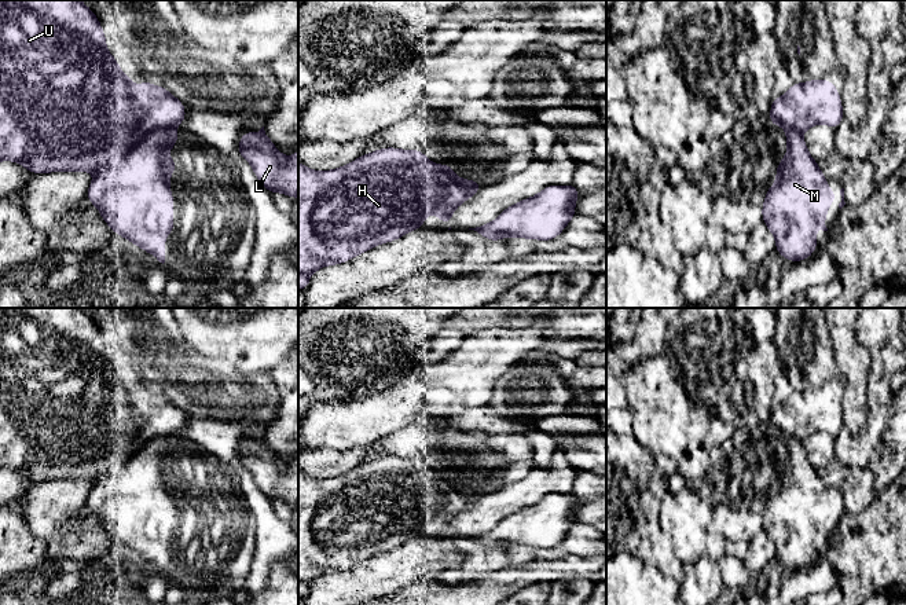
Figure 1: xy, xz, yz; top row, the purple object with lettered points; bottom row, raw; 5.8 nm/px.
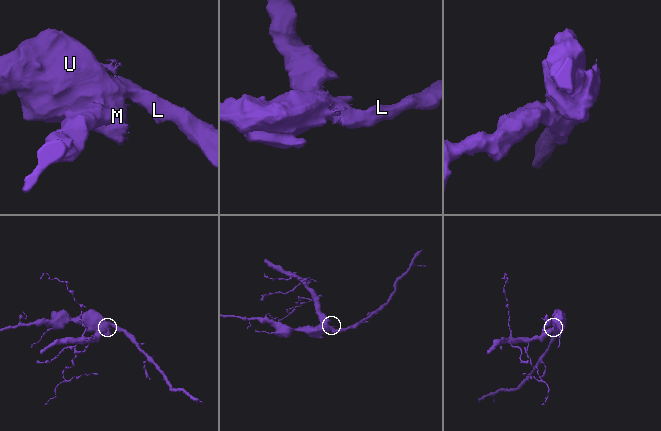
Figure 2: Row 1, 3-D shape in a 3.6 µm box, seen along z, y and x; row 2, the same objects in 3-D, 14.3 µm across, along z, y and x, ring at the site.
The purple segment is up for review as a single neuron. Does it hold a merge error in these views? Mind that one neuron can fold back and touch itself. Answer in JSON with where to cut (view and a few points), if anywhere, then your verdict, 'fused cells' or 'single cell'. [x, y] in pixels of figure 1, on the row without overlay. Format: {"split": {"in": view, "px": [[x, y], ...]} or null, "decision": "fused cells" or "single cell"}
{"split": {"in": "xy", "px": [[173, 436], [153, 437], [125, 462], [110, 468], [95, 480]]}, "decision": "fused cells"}

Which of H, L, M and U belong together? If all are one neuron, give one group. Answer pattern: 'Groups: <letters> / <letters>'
Groups: H L U / M

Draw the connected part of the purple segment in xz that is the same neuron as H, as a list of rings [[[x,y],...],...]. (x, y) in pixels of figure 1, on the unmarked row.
[[[381,456],[326,480],[298,470],[298,597],[305,598],[311,582],[324,573],[345,571],[423,535],[430,520],[450,534],[452,520],[478,498],[465,496],[452,474],[429,469],[422,458]]]

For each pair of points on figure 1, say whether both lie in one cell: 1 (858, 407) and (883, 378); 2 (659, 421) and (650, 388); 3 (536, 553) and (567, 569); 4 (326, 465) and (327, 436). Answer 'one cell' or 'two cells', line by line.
1: two cells
2: one cell
3: two cells
4: two cells

